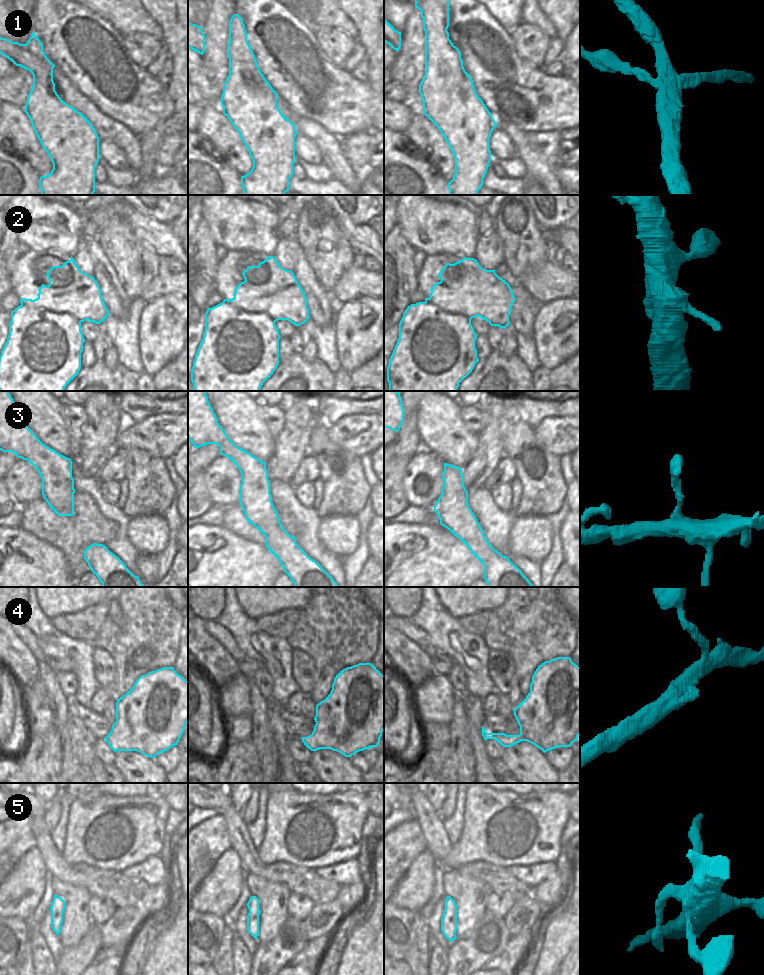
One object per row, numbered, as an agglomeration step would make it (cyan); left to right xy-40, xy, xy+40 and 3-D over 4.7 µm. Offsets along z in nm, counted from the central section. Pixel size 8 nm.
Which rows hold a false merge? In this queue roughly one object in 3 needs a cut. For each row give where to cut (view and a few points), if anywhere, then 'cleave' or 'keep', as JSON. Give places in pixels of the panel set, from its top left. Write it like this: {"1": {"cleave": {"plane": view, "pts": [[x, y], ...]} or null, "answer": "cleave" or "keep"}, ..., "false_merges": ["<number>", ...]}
{"1": {"cleave": {"plane": "xy-40", "pts": [[24, 44], [36, 55], [49, 61], [53, 67]]}, "answer": "cleave"}, "2": {"cleave": null, "answer": "keep"}, "3": {"cleave": null, "answer": "keep"}, "4": {"cleave": null, "answer": "keep"}, "5": {"cleave": null, "answer": "keep"}, "false_merges": ["1"]}

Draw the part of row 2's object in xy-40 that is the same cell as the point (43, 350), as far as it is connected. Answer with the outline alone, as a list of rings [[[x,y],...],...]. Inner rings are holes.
[[[72,256],[71,259],[64,262],[62,266],[52,266],[46,275],[49,279],[49,285],[41,285],[38,289],[38,297],[34,300],[26,298],[20,299],[21,305],[11,312],[9,335],[0,355],[0,391],[64,391],[65,387],[77,376],[81,369],[81,353],[83,351],[83,343],[85,342],[81,331],[81,323],[88,320],[100,324],[109,315],[97,281],[93,276],[80,270]]]

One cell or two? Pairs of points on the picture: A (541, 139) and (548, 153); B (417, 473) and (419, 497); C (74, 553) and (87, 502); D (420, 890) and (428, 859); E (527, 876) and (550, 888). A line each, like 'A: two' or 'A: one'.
A: one
B: one
C: one
D: one
E: two

